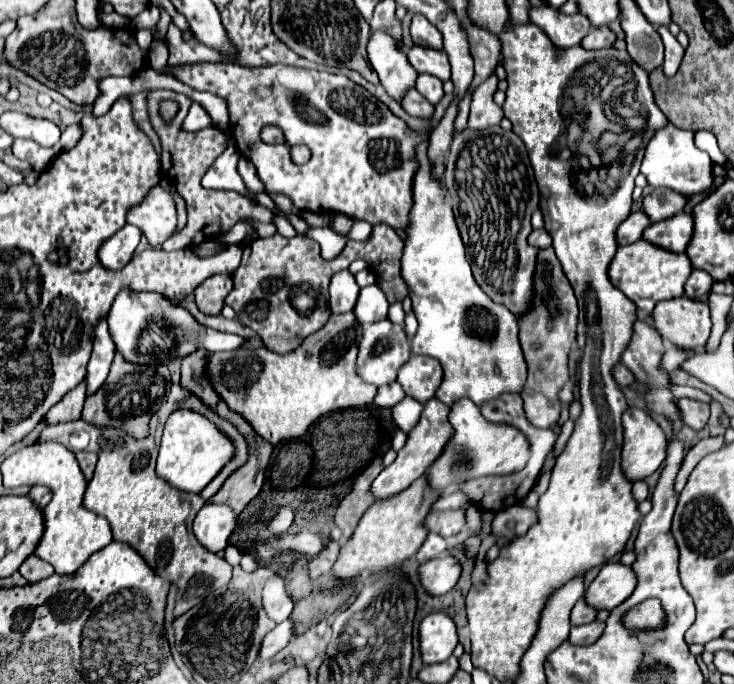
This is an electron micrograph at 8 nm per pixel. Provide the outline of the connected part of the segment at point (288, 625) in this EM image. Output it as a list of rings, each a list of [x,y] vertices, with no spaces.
[[[288,618],[280,624],[276,624],[276,628],[272,632],[268,632],[268,636],[264,638],[264,644],[260,648],[260,658],[272,658],[276,652],[280,652],[290,640],[294,638],[294,622]]]

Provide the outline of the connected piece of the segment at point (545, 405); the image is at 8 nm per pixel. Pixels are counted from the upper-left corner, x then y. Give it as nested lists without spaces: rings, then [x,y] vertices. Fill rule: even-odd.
[[[552,246],[540,250],[538,254],[534,292],[536,294],[532,310],[520,318],[520,346],[528,364],[528,380],[520,396],[524,400],[524,412],[530,424],[534,424],[536,428],[554,428],[562,412],[562,406],[558,402],[558,390],[570,378],[568,354],[572,342],[576,340],[578,302]]]

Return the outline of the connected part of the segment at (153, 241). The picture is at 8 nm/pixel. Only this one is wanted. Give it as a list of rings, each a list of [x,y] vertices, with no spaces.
[[[160,186],[152,188],[148,200],[144,200],[144,204],[138,204],[136,208],[132,208],[132,212],[128,212],[128,224],[138,226],[152,248],[162,246],[176,232],[178,226],[172,192]]]

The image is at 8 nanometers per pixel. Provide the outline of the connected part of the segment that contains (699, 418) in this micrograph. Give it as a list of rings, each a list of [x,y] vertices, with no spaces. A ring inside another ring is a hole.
[[[678,400],[680,412],[682,412],[682,420],[686,426],[694,428],[694,430],[702,430],[710,418],[710,406],[704,402],[696,402],[696,400]]]

